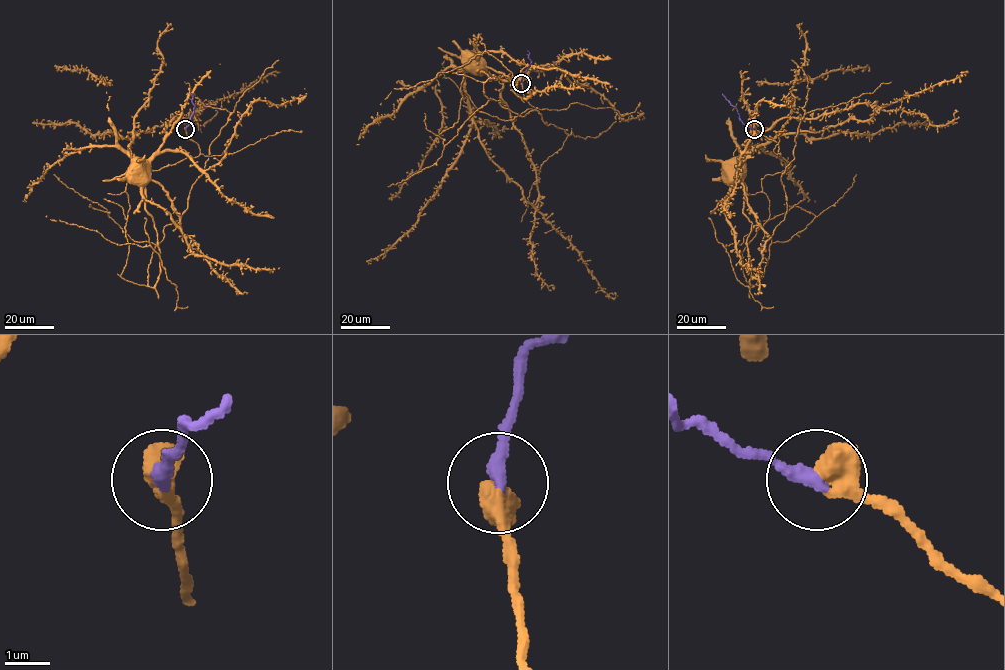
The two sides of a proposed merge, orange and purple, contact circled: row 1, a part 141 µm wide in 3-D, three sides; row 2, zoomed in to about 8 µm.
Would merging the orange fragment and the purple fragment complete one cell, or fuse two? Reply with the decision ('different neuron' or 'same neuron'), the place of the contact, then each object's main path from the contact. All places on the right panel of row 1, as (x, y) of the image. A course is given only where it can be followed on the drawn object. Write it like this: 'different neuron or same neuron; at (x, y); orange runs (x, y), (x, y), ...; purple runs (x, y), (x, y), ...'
same neuron; at (754, 129); orange runs (754, 129), (791, 166), (761, 180), (770, 216), (742, 254), (750, 287), (750, 138), (960, 72); purple runs (754, 129), (742, 122), (737, 109), (722, 94)

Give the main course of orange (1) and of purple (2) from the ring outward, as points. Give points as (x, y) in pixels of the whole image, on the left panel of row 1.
1: (185, 129), (198, 156), (128, 180), (121, 276), (138, 284), (160, 272), (144, 178), (165, 128), (277, 72)
2: (185, 129), (194, 111), (190, 94)

